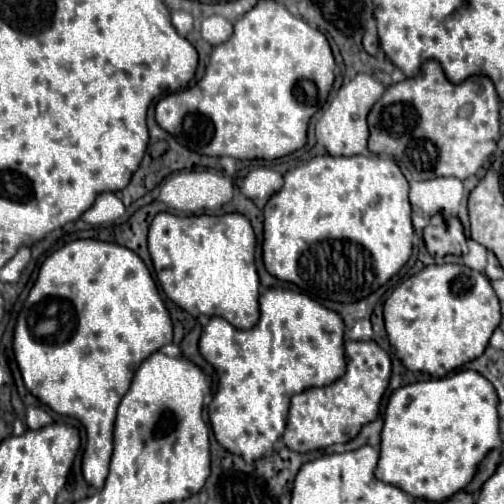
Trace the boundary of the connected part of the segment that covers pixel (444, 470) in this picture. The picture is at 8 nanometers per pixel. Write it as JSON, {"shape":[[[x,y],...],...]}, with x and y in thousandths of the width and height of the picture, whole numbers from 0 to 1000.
{"shape":[[[917,732],[879,750],[792,768],[772,788],[764,812],[764,839],[756,855],[756,907],[744,946],[831,990],[863,998],[891,990],[938,950],[950,915],[978,887],[994,883],[986,796],[986,780],[974,760],[966,760],[958,744],[935,732]]]}

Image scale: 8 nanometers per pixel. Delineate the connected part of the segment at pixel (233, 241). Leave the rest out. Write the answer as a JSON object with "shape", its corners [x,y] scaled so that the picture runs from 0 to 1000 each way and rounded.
{"shape":[[[312,423],[296,450],[296,502],[327,585],[383,629],[435,625],[470,653],[498,653],[518,625],[506,482],[498,438],[478,423]]]}

